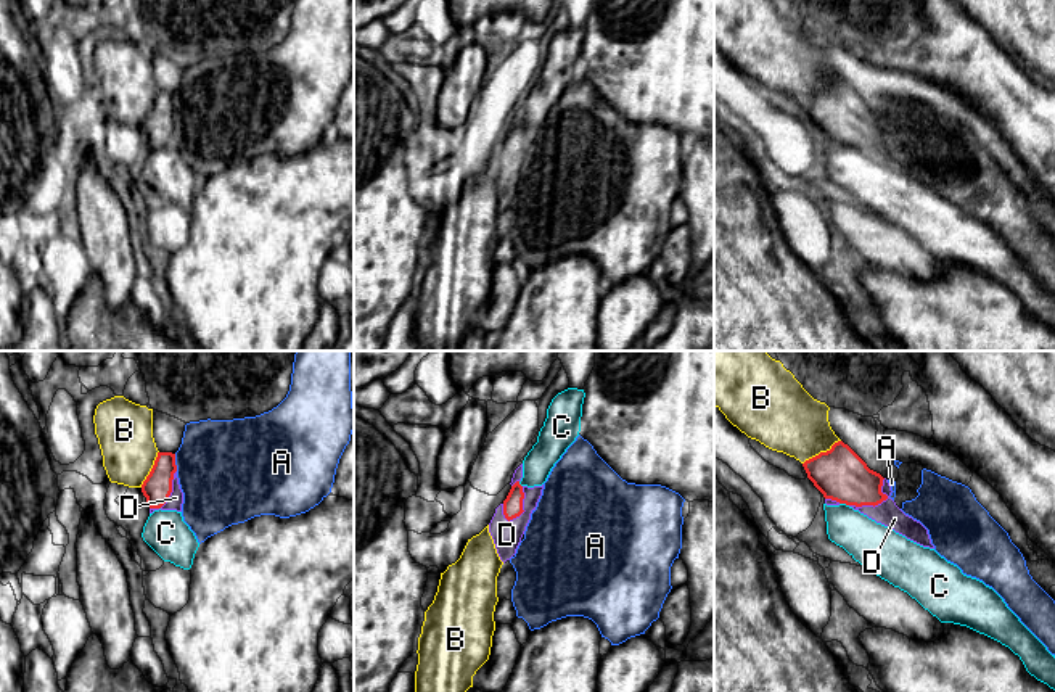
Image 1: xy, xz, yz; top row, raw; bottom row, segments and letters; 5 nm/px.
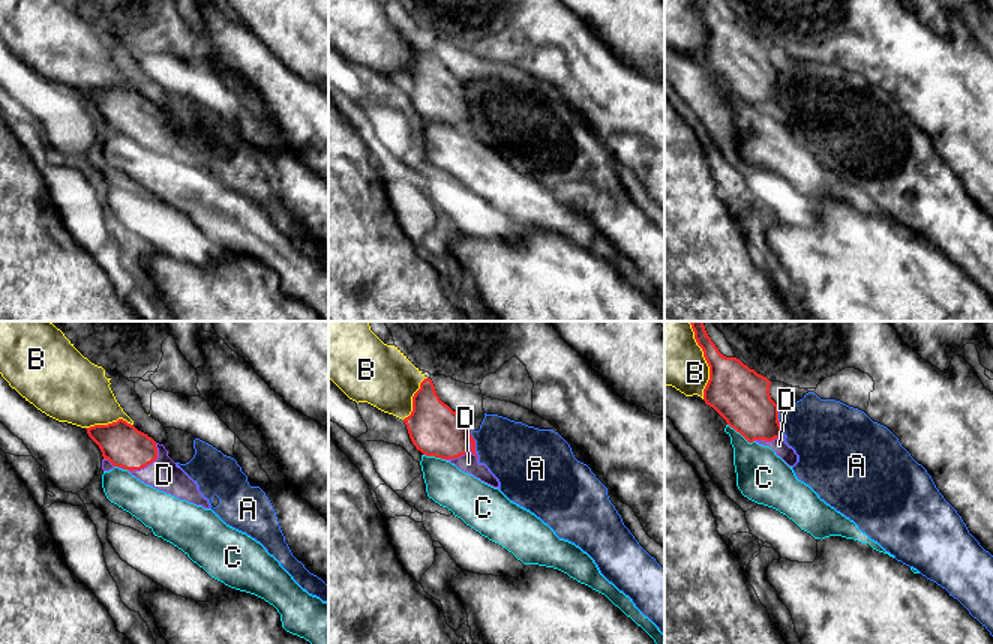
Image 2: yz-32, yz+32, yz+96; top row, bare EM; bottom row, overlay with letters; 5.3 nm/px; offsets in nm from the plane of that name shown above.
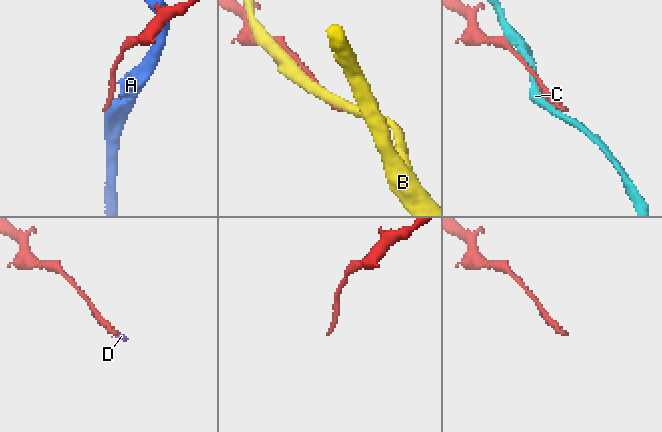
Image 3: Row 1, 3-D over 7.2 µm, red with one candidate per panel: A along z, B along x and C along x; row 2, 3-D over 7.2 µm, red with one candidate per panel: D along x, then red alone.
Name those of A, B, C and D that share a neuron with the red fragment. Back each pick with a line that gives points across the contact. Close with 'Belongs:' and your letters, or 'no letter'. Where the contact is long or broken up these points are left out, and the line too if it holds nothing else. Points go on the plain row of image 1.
Belongs: D

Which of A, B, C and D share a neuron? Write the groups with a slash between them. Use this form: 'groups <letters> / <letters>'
groups A / B / C / D

